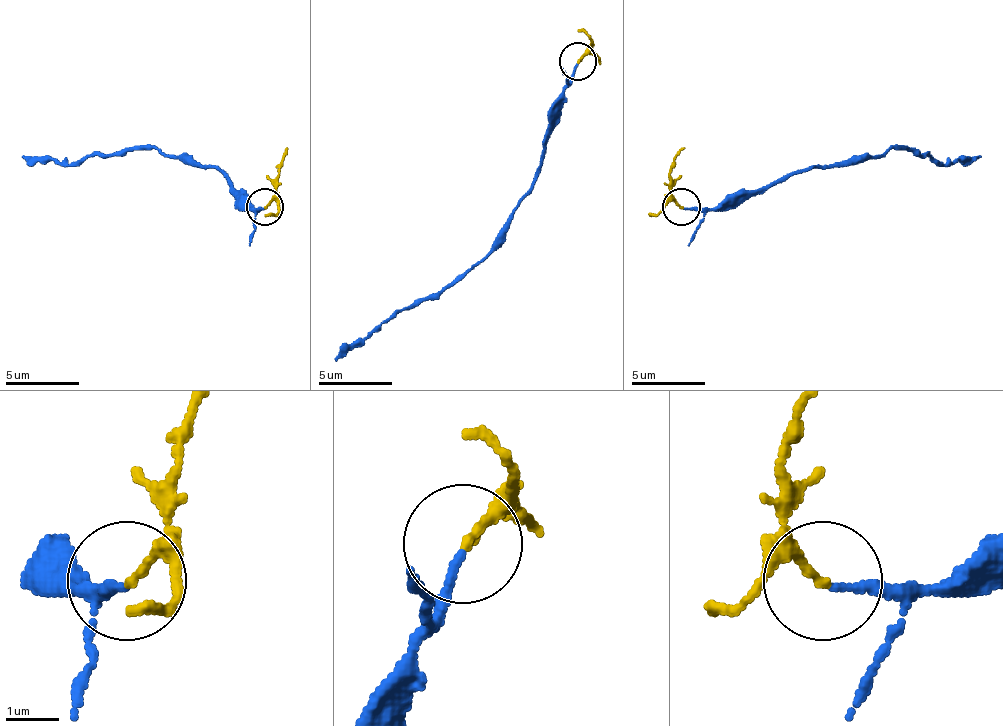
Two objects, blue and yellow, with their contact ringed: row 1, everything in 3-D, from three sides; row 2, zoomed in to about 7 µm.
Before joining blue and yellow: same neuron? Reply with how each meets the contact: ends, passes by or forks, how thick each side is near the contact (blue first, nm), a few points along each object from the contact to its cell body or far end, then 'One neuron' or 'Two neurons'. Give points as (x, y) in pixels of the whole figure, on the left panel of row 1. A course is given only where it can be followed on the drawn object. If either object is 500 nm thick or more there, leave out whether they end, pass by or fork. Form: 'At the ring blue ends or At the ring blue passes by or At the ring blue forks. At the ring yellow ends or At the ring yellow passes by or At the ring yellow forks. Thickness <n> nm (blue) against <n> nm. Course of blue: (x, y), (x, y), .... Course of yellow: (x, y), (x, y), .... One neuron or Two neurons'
At the ring blue ends. At the ring yellow ends. Thickness 140 nm (blue) against 170 nm. Course of blue: (263, 207), (252, 207), (215, 167), (193, 163), (156, 148), (82, 156), (74, 163), (22, 156). Course of yellow: (263, 207), (275, 193), (278, 163), (286, 148). One neuron

